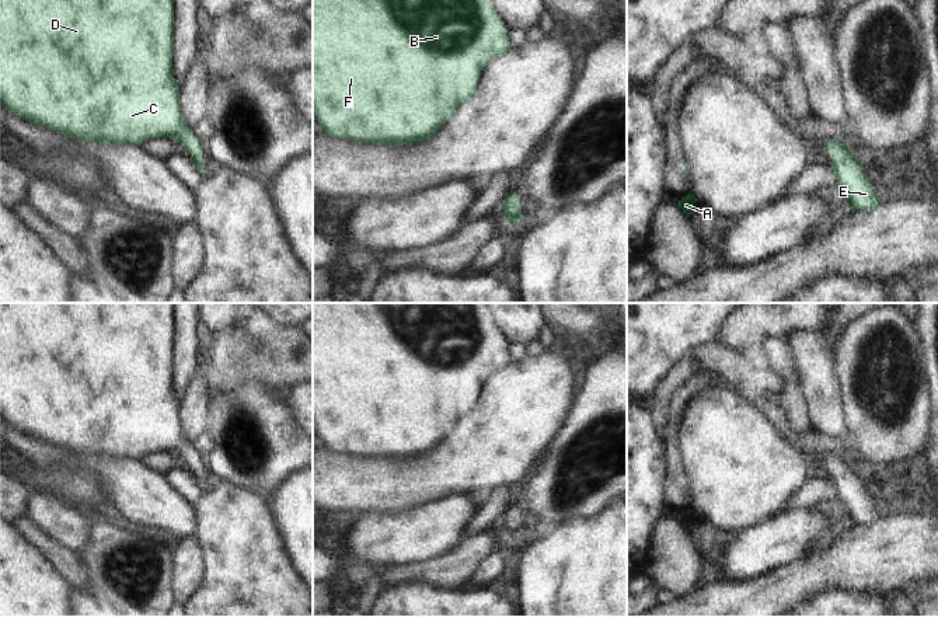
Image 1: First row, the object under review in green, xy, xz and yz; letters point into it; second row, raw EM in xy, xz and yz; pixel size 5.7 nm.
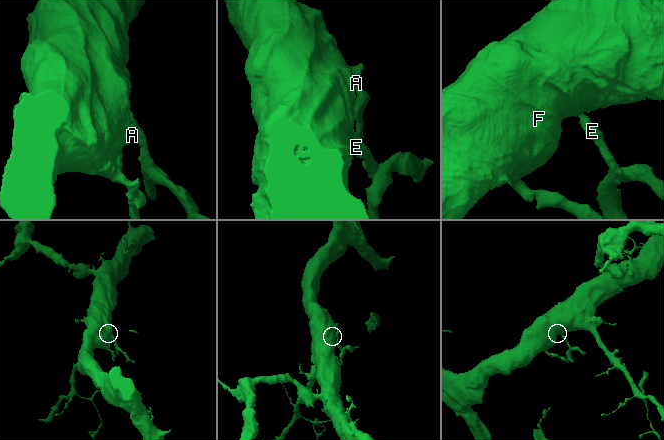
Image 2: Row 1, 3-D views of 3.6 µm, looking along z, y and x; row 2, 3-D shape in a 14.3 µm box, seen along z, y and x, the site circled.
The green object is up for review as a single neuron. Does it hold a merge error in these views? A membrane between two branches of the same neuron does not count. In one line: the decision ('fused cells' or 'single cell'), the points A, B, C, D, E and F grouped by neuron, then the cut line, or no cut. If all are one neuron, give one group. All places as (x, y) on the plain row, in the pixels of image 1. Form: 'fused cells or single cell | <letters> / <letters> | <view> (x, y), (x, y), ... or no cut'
single cell | A B C D E F | no cut

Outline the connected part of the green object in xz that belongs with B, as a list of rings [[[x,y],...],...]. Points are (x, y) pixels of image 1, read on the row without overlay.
[[[313,303],[313,423],[324,440],[324,447],[344,454],[394,461],[430,452],[453,432],[463,415],[475,408],[488,377],[512,362],[508,345],[485,303]]]

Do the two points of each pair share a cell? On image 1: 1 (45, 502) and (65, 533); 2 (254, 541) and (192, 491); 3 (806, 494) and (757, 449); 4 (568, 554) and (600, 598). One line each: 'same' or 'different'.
1: same
2: different
3: different
4: same

